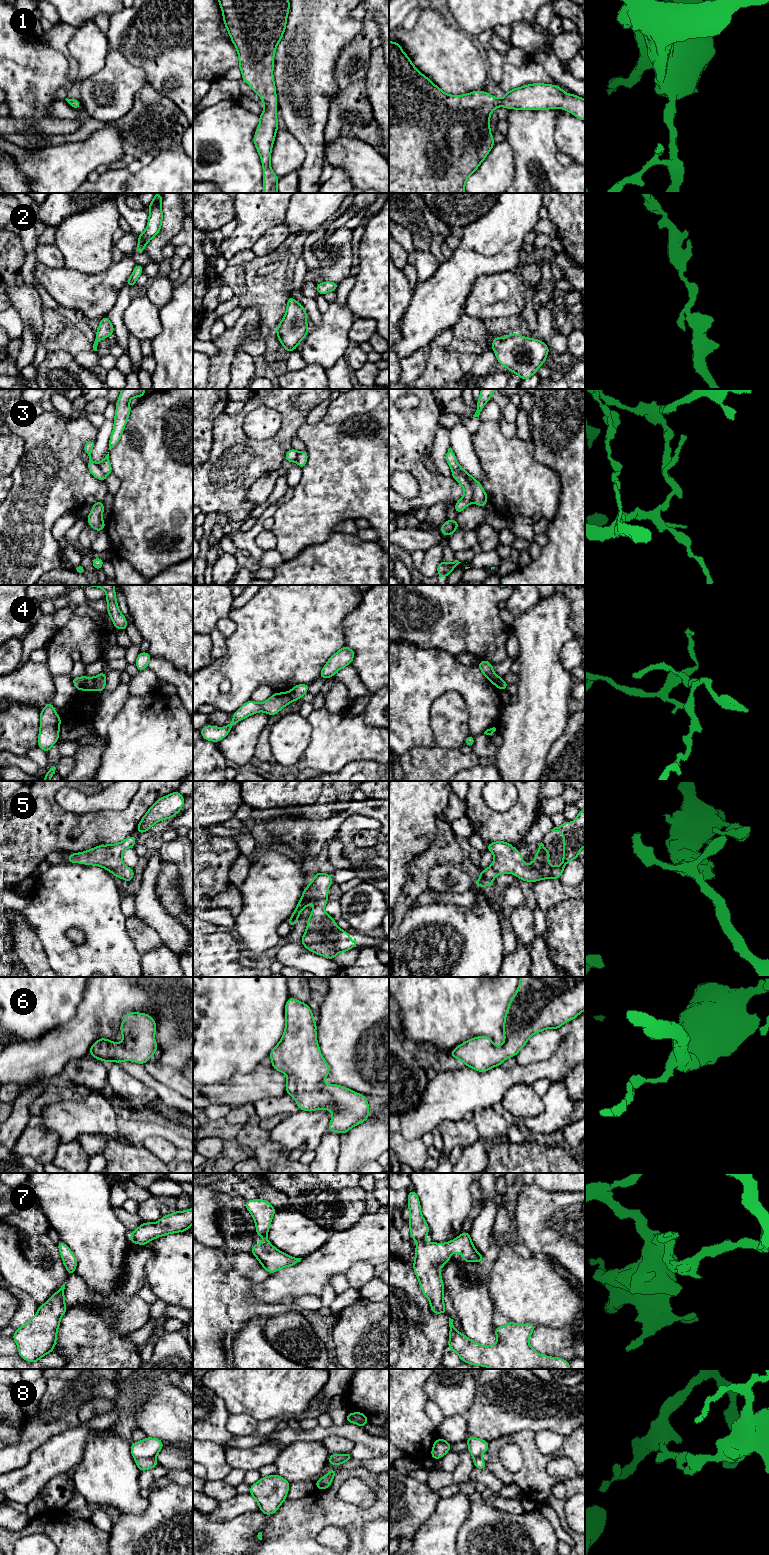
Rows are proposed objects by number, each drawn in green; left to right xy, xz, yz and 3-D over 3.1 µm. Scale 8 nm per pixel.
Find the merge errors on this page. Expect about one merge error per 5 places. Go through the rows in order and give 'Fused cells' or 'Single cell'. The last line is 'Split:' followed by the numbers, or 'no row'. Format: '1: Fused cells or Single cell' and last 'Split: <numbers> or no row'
1: Single cell
2: Single cell
3: Fused cells
4: Fused cells
5: Single cell
6: Single cell
7: Single cell
8: Fused cells
Split: 3, 4, 8

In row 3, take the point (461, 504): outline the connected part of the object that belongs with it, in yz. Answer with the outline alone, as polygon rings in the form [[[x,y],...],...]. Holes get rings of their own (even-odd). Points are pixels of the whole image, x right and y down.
[[[452,471],[452,477],[463,487],[464,495],[457,500],[455,504],[456,514],[463,511],[470,503],[472,503],[472,489],[467,478],[458,472]]]

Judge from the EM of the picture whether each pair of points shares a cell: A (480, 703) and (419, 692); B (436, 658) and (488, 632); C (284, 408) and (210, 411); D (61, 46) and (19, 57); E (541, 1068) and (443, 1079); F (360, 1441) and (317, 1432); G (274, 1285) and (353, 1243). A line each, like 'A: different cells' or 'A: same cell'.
A: same cell
B: different cells
C: different cells
D: different cells
E: same cell
F: same cell
G: same cell

